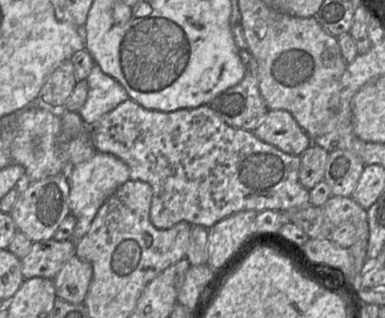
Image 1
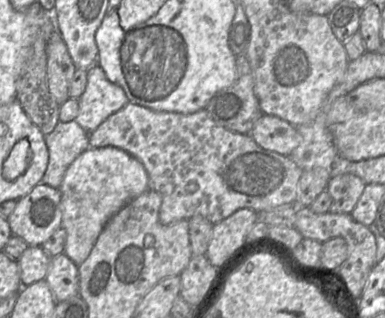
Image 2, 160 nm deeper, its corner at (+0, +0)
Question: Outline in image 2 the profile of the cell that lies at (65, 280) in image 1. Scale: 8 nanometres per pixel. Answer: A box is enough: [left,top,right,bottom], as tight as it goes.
[45,253,79,302]

